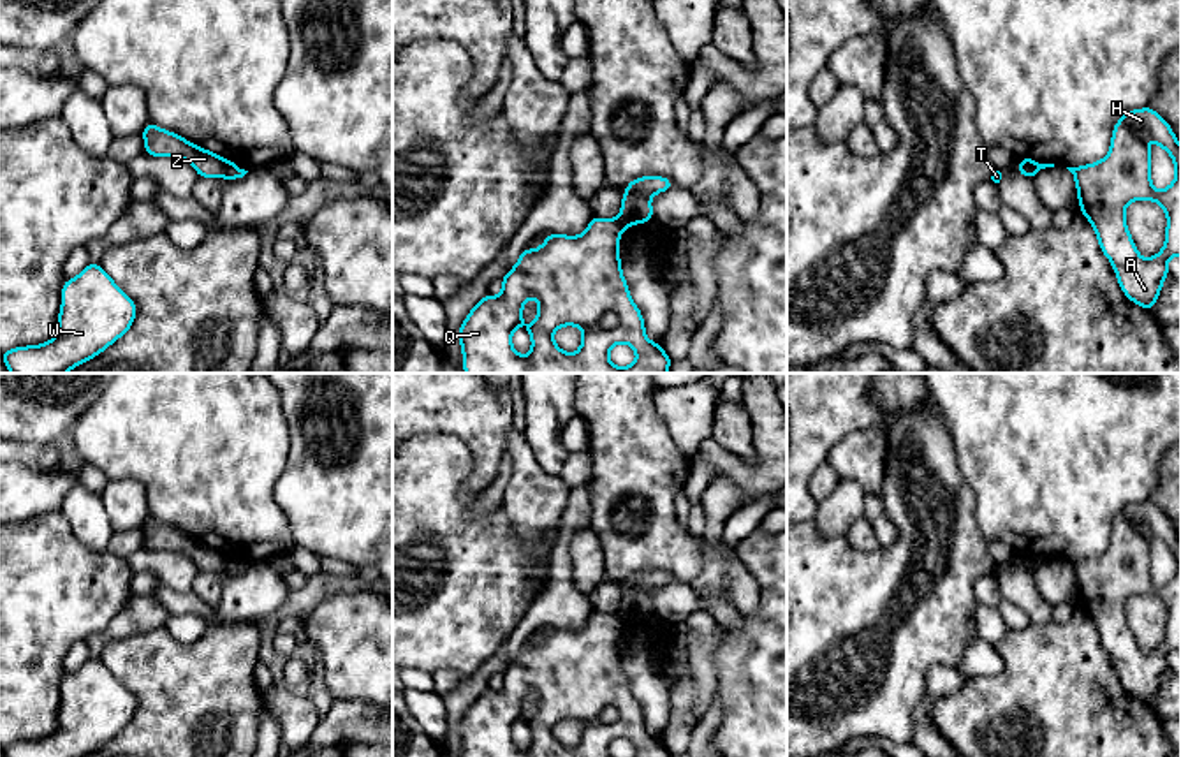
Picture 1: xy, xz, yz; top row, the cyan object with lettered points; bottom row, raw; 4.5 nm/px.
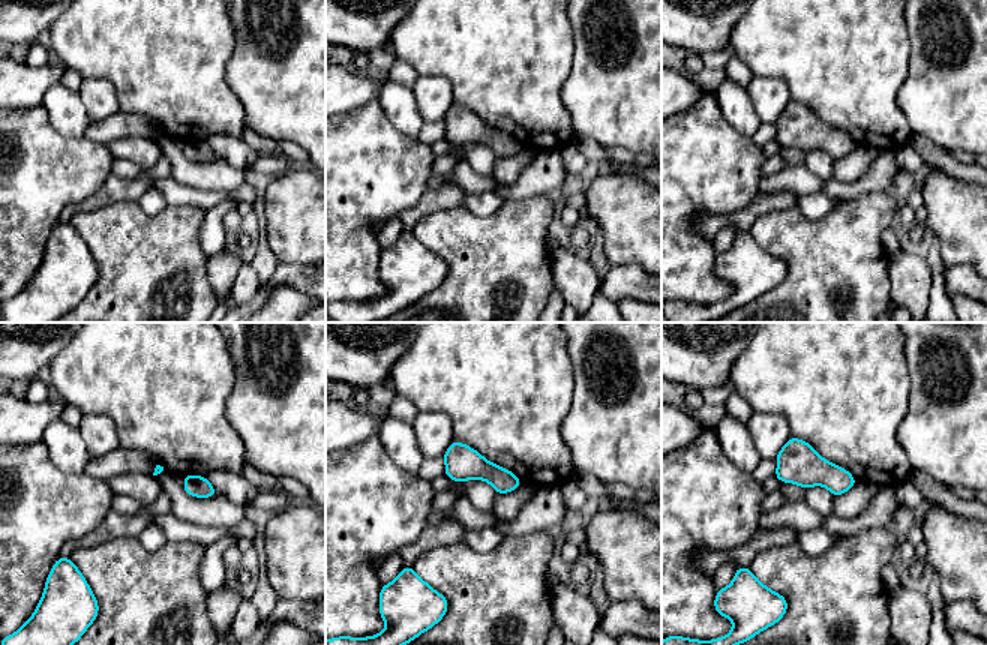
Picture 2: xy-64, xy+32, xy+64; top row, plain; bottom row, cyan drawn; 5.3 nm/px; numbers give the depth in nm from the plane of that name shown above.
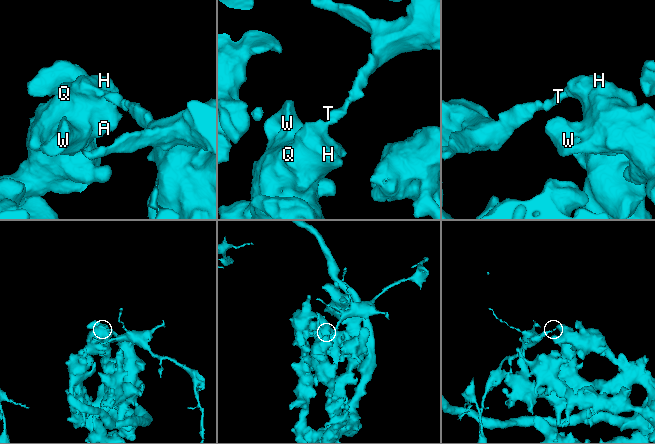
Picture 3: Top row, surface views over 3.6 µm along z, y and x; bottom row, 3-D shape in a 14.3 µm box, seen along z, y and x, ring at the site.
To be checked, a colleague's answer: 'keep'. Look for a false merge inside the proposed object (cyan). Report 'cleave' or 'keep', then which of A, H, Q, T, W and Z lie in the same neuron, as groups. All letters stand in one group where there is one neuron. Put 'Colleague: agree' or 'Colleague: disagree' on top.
Colleague: disagree
cleave | A H Q W Z / T

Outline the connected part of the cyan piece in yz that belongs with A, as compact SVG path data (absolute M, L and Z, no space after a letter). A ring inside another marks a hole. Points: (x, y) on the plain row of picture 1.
M1149 500L1126 505L1112 521L1105 553L1067 563L1075 574L1081 607L1093 620L1123 688L1153 704L1170 669L1167 655L1181 651L1181 539L1174 525ZM1135 523L1142 523L1174 555L1176 572L1165 584L1153 583L1151 544L1133 528ZM1132 595L1155 595L1167 609L1165 639L1155 651L1141 651L1128 627L1125 604Z

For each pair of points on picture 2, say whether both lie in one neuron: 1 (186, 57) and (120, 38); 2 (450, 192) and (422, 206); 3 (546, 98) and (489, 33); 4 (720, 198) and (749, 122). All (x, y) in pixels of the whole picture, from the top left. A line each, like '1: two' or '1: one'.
1: one
2: one
3: one
4: two

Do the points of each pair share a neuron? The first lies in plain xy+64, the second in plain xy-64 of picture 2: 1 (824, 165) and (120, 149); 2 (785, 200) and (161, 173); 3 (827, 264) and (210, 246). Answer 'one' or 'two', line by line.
1: one
2: one
3: two

